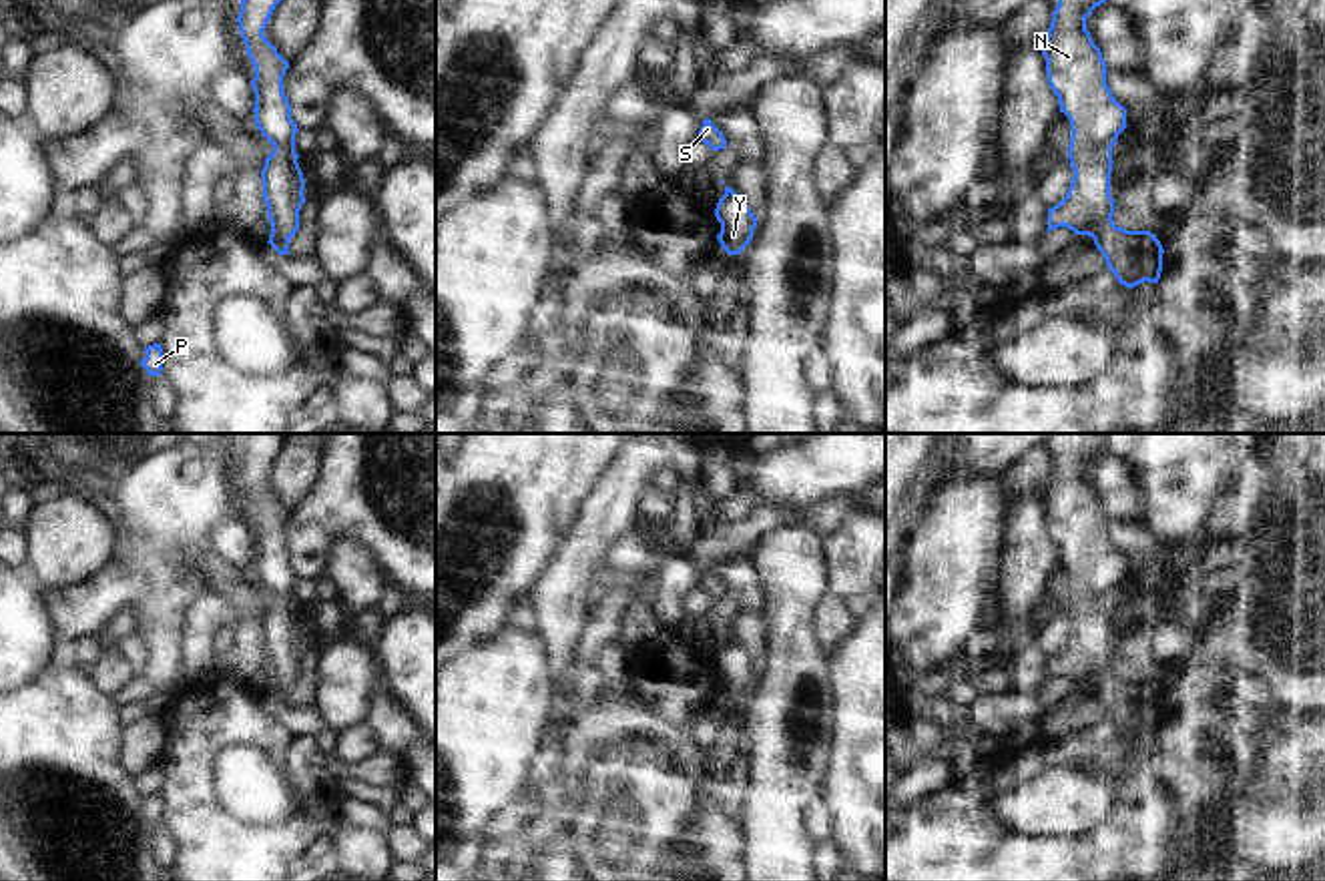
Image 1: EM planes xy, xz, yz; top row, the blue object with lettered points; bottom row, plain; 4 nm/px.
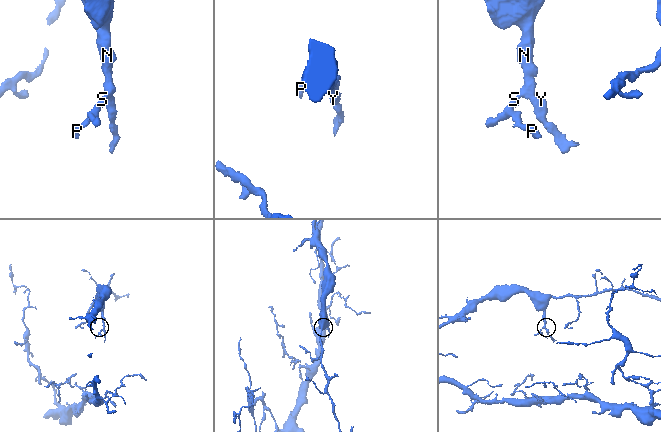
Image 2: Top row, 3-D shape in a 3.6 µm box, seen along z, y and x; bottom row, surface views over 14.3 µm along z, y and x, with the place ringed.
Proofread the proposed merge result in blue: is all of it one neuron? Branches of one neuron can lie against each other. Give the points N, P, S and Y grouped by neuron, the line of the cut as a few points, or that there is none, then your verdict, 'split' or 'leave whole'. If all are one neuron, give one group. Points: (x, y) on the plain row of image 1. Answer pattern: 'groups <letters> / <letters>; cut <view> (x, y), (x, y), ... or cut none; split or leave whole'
groups N P S Y; cut none; leave whole

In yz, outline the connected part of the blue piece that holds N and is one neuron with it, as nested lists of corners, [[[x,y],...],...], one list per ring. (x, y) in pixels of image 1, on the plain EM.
[[[1058,433],[1042,504],[1048,534],[1070,570],[1068,608],[1074,620],[1066,646],[1048,658],[1048,682],[1068,676],[1088,684],[1120,735],[1158,732],[1162,694],[1150,680],[1126,680],[1112,670],[1112,596],[1128,576],[1126,558],[1106,534],[1106,512],[1086,480],[1086,468],[1104,454],[1104,433]]]

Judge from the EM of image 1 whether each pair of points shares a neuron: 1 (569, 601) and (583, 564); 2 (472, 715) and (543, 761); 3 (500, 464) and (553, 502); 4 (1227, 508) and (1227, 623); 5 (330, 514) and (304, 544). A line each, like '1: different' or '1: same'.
1: same
2: different
3: same
4: different
5: same

